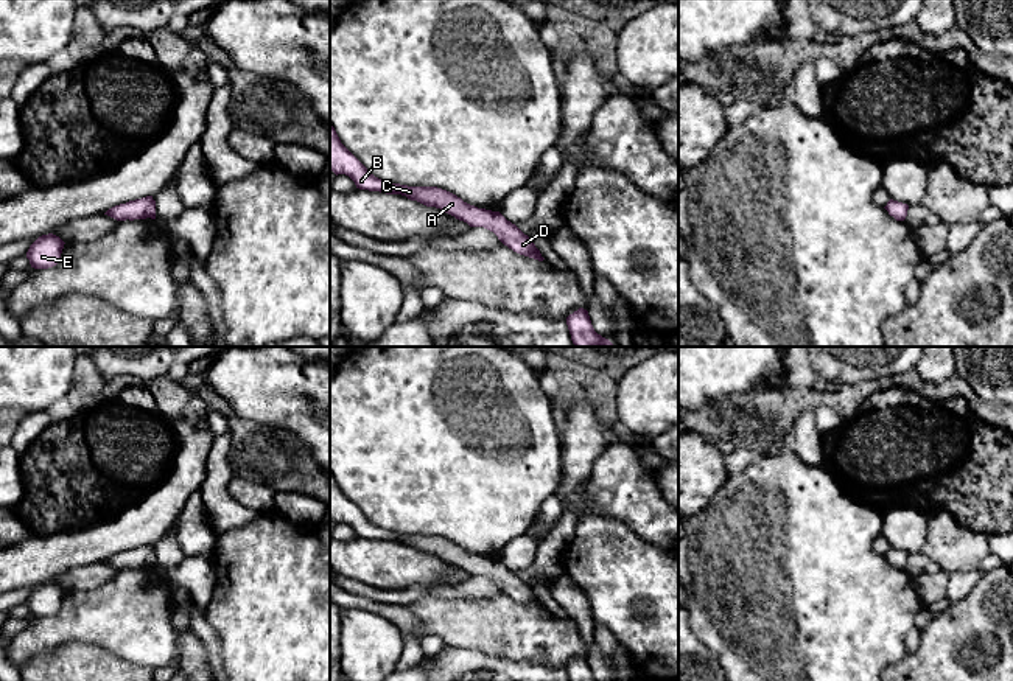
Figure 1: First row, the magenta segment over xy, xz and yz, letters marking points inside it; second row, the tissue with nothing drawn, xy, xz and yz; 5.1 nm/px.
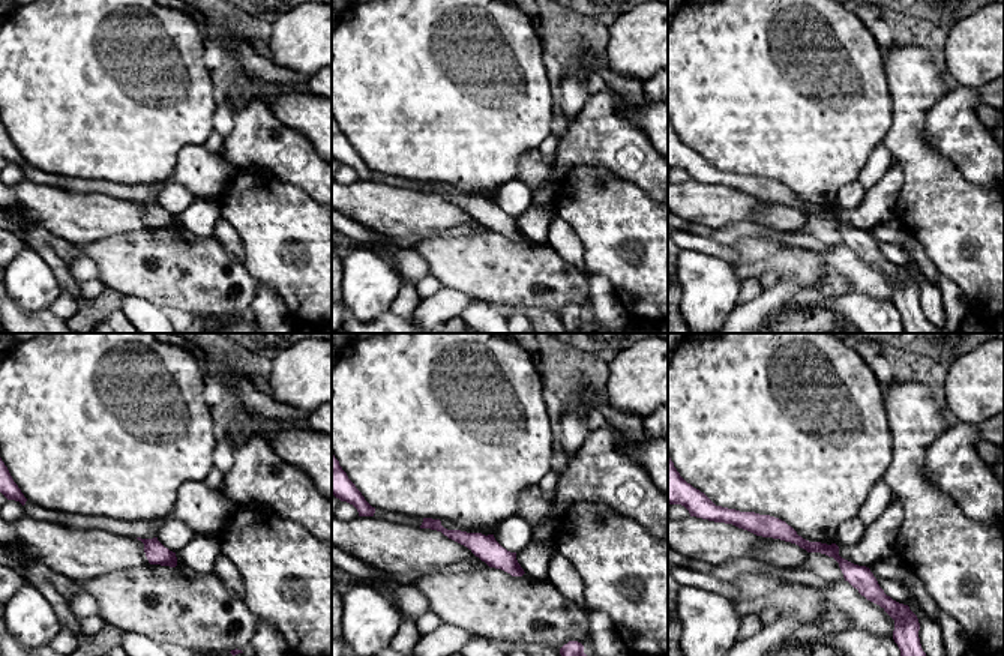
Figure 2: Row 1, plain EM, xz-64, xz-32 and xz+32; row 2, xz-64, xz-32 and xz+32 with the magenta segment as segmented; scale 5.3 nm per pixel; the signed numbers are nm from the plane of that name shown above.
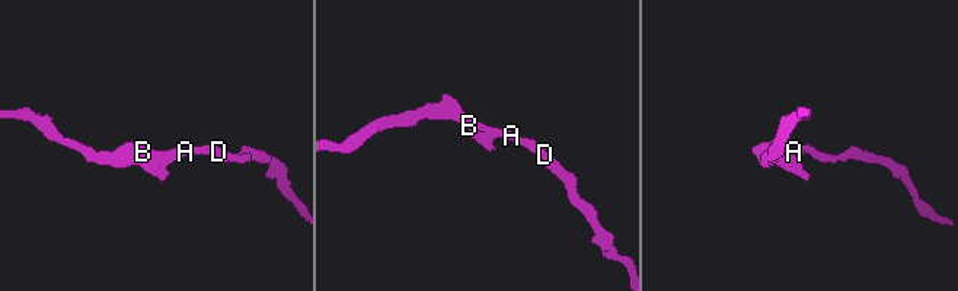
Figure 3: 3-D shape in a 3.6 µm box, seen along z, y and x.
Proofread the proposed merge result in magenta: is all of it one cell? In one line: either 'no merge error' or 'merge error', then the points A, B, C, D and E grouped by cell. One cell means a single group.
no merge error; groups A B C D E

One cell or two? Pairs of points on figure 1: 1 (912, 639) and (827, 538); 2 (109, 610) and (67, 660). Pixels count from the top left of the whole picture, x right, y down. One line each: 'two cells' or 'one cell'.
1: two cells
2: two cells

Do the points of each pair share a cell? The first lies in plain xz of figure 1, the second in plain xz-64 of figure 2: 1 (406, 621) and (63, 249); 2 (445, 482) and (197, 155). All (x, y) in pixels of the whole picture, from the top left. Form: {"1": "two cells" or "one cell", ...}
{"1": "two cells", "2": "two cells"}

